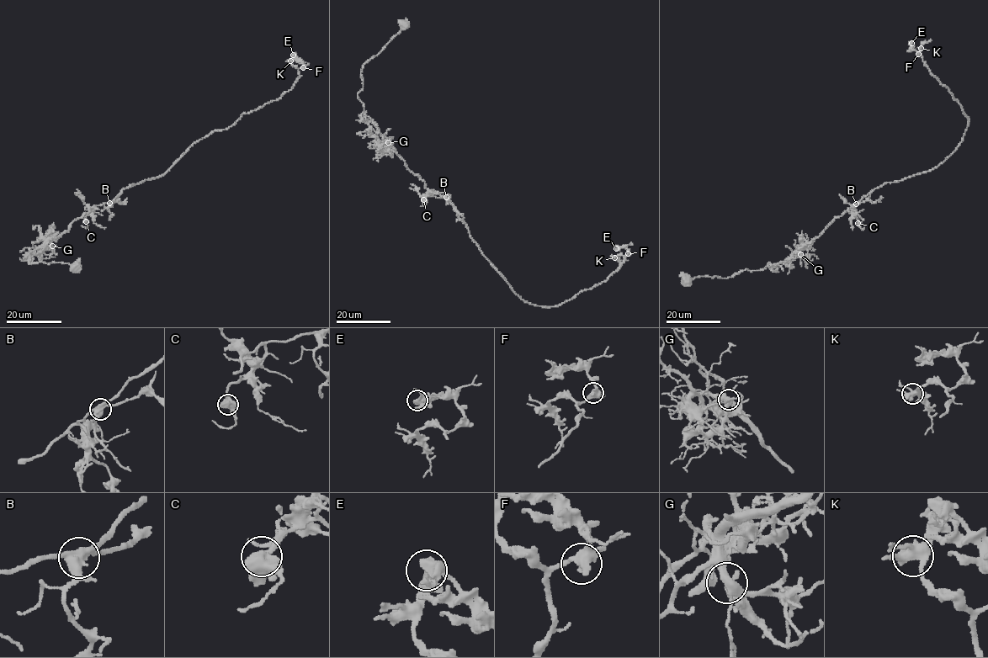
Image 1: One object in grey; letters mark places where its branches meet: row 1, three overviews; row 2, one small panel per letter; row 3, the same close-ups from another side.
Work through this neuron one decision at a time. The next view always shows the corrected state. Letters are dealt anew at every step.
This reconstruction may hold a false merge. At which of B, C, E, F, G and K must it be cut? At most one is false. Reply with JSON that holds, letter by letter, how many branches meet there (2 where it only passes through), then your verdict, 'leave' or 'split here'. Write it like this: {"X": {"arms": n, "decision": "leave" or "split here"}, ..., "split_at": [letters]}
{"B": {"arms": 3, "decision": "split here"}, "C": {"arms": 3, "decision": "leave"}, "E": {"arms": 2, "decision": "leave"}, "F": {"arms": 3, "decision": "leave"}, "G": {"arms": 3, "decision": "leave"}, "K": {"arms": 4, "decision": "leave"}, "split_at": ["B"]}

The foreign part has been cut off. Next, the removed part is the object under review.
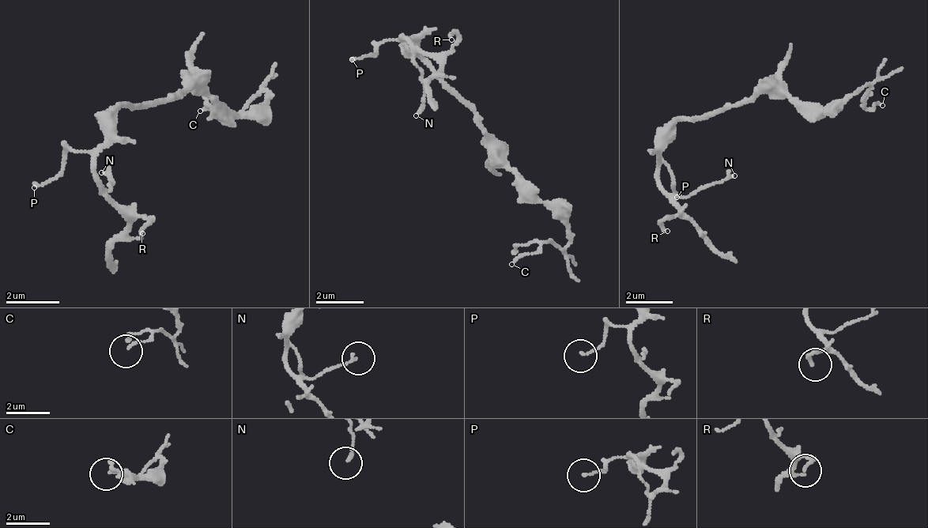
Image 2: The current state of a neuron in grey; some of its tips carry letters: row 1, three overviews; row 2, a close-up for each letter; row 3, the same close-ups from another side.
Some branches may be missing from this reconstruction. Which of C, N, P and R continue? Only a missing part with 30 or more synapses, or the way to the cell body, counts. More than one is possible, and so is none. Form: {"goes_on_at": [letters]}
{"goes_on_at": []}

